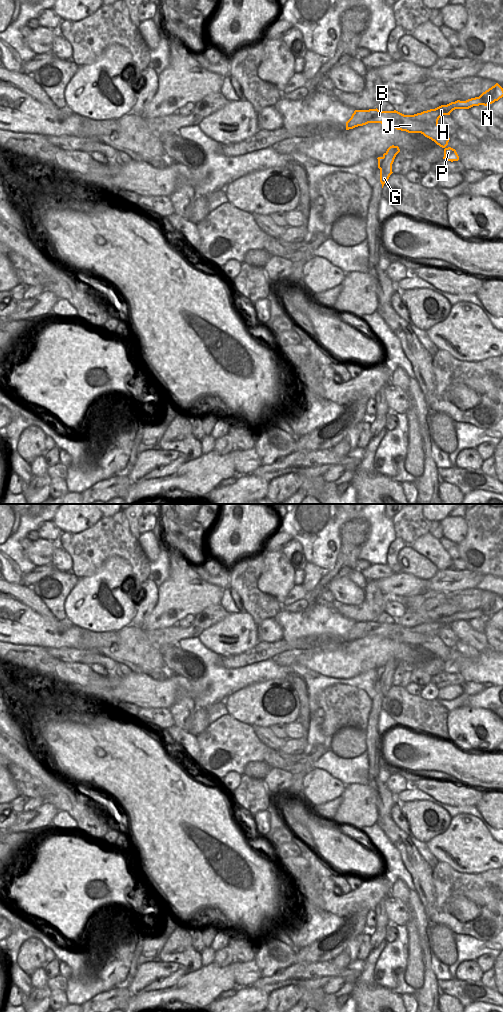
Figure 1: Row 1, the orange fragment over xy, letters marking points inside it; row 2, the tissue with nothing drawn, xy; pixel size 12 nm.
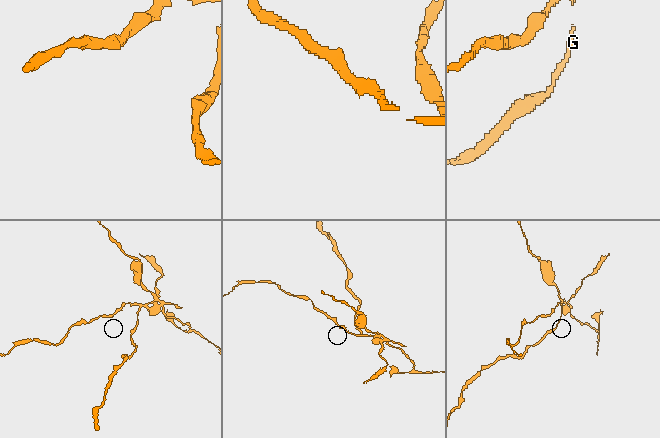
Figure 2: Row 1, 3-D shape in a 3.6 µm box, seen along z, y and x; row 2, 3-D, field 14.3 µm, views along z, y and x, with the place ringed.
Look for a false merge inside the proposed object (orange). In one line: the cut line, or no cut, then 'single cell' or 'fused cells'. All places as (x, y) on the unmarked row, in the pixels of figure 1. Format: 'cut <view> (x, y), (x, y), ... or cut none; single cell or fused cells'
cut xy (398, 660), (386, 664); fused cells

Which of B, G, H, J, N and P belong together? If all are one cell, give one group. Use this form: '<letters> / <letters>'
B H J N P / G

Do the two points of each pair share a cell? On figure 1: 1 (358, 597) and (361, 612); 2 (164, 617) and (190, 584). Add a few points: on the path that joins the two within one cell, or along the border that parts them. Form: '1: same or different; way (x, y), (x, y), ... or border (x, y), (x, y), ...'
1: different; border (365, 599), (358, 604), (335, 603)
2: same; way (170, 609), (183, 592)

